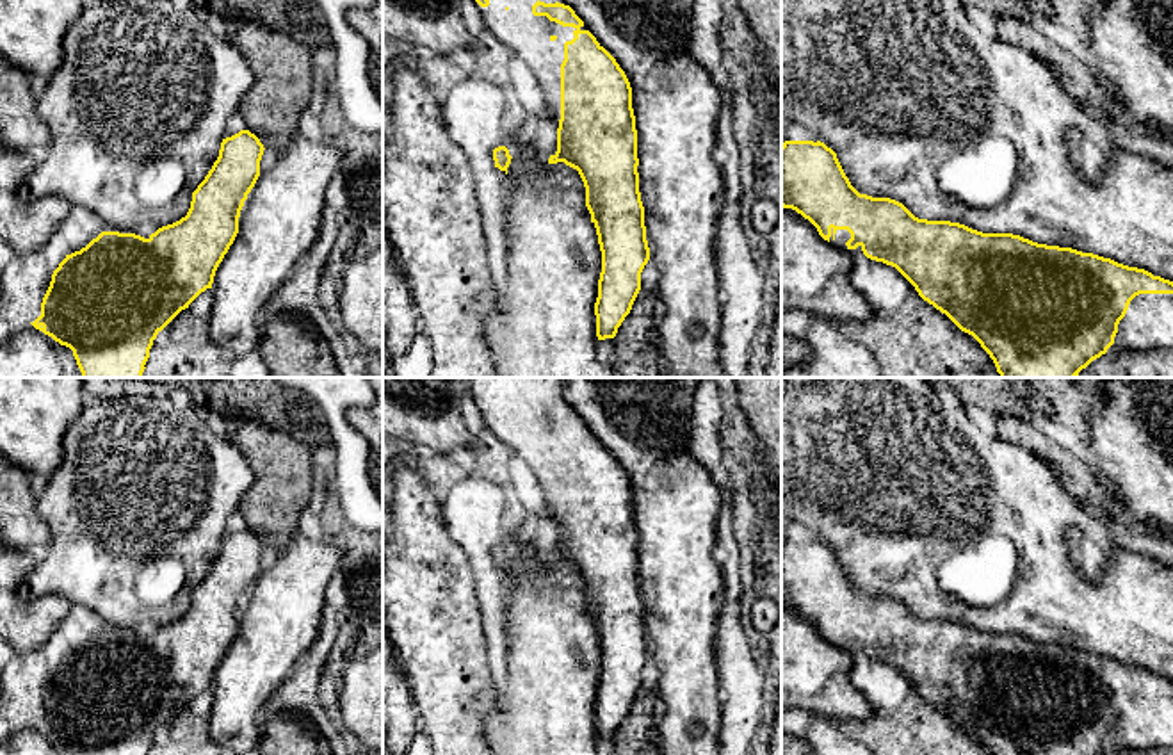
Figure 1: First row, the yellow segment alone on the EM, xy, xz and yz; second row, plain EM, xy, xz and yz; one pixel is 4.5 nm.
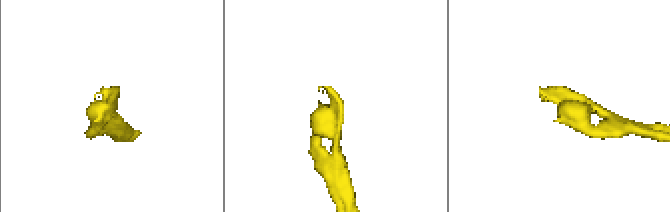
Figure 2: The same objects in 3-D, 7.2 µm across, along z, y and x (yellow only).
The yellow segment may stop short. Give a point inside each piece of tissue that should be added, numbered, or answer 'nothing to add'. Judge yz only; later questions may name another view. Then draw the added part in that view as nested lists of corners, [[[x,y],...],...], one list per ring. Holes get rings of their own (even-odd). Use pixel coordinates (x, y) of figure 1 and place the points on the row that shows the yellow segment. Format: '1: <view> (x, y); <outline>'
1: yz (842, 235); [[[831,228],[829,242],[831,242],[833,246],[849,251],[853,256],[854,256],[854,255],[863,255],[862,246],[858,246],[856,249],[849,249],[849,248],[845,246],[845,242],[847,242],[849,239],[851,239],[851,233],[849,233],[847,230],[837,230],[837,231],[835,231],[835,230]]]
2: yz (1147, 326); [[[1139,294],[1130,301],[1107,353],[1159,349],[1173,351],[1173,294]]]

